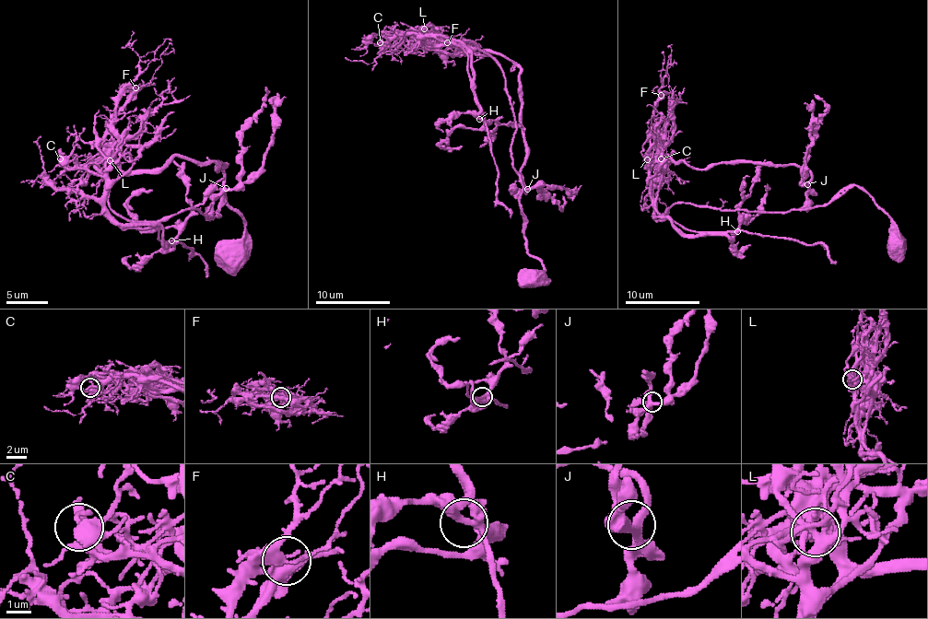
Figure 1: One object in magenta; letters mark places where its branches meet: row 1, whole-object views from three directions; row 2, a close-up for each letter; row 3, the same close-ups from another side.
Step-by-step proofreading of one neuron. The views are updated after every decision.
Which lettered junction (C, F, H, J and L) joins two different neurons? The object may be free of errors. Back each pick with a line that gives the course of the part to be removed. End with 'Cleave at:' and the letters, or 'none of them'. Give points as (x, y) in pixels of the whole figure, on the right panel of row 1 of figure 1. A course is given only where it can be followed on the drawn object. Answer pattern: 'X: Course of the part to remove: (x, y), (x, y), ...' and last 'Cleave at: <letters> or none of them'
L: Course of the part to remove: (646, 160), (653, 216), (693, 231), (782, 237), (822, 244), (835, 264)
Cleave at: L

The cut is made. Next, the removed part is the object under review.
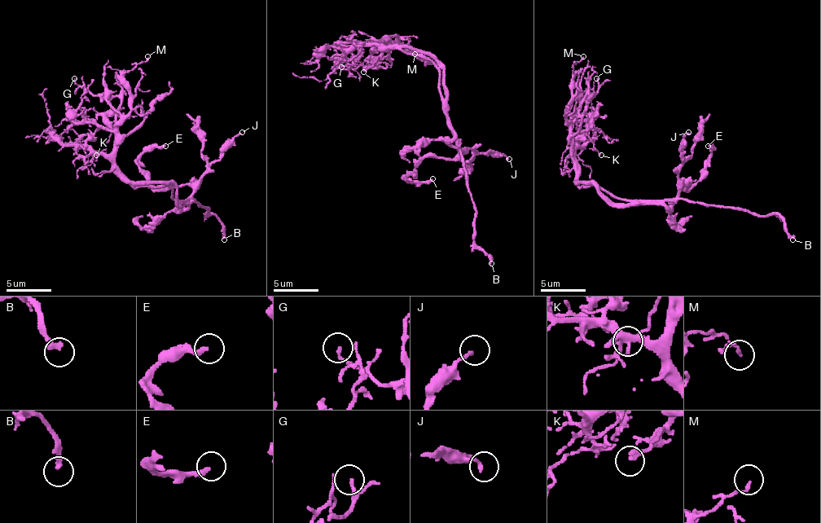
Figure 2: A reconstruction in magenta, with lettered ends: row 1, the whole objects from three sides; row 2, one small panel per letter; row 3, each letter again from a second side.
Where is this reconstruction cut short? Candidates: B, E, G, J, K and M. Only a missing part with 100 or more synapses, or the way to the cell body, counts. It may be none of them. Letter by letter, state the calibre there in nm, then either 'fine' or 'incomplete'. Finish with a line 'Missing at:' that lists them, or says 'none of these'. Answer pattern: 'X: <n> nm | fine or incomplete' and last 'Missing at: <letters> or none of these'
B: 240 nm | incomplete
E: 280 nm | fine
G: 130 nm | fine
J: 180 nm | fine
K: 100 nm | fine
M: 120 nm | fine
Missing at: B

